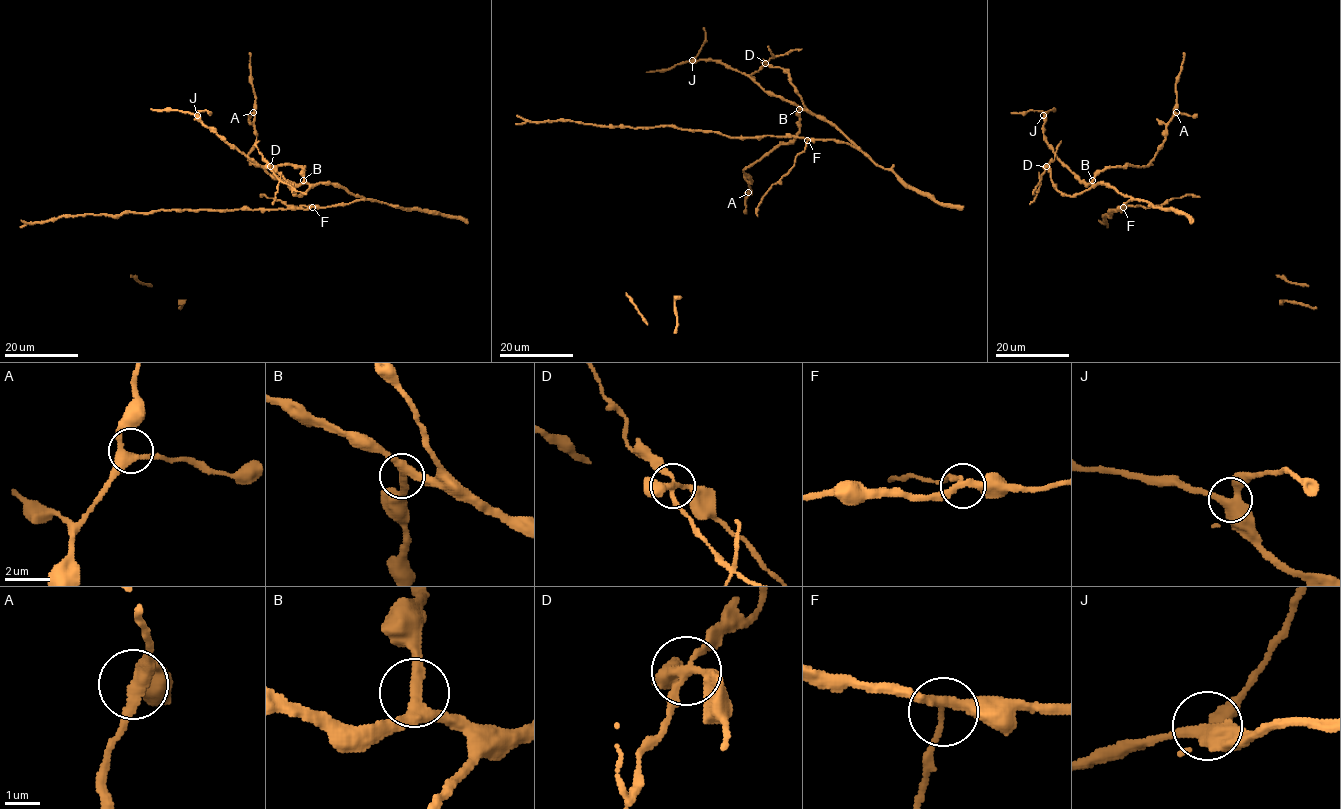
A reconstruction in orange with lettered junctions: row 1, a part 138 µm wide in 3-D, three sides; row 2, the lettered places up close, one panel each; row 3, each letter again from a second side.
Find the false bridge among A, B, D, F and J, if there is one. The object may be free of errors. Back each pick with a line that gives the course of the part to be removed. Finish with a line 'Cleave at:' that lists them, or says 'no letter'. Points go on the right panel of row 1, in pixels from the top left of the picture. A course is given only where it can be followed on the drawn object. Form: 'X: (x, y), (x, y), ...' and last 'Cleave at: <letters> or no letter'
D: (1046, 166), (1032, 194)
Cleave at: D

